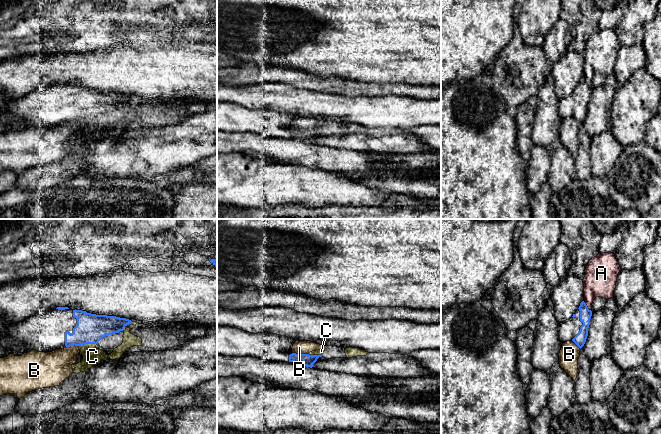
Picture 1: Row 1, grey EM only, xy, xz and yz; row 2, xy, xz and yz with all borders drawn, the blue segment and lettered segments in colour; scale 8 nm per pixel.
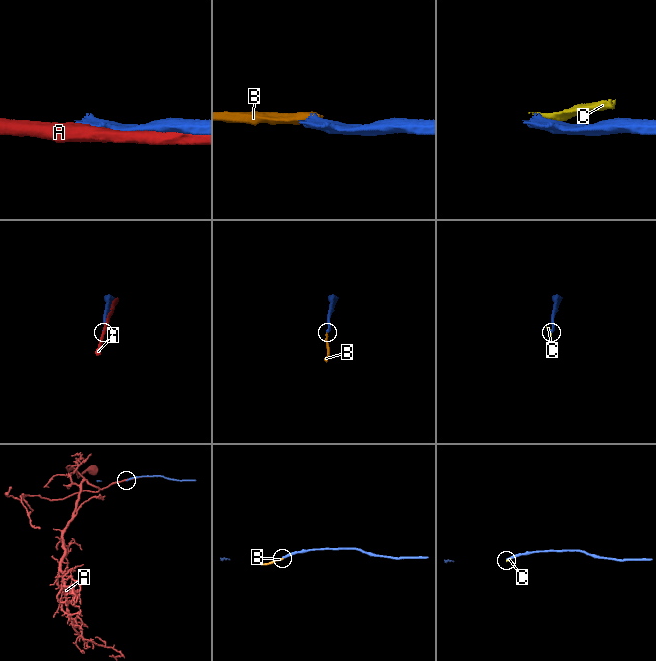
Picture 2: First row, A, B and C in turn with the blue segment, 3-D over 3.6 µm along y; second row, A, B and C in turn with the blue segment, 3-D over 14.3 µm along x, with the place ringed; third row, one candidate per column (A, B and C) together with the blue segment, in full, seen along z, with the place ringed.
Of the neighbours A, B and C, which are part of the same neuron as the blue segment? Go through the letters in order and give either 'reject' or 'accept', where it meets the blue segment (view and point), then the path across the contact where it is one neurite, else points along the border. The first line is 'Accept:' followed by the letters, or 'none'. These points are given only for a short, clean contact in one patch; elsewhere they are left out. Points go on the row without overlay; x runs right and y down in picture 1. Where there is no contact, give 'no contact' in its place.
Accept: none
A: reject; meets blue in yz at (586, 82)
B: reject; meets blue in xz at (301, 130); border along xz (293, 128), (308, 130)
C: reject; meets blue in xy at (87, 119); border along xy (96, 119), (85, 119), (79, 122)

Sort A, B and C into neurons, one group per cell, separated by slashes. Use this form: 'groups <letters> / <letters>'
groups A / B C

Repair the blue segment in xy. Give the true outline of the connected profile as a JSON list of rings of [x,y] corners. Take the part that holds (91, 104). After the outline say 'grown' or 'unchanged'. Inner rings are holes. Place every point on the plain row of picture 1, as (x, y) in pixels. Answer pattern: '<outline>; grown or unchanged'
[[[57,83],[11,100],[0,112],[0,121],[7,127],[27,129],[98,120],[103,113],[119,109],[131,99],[126,94]]]; grown

